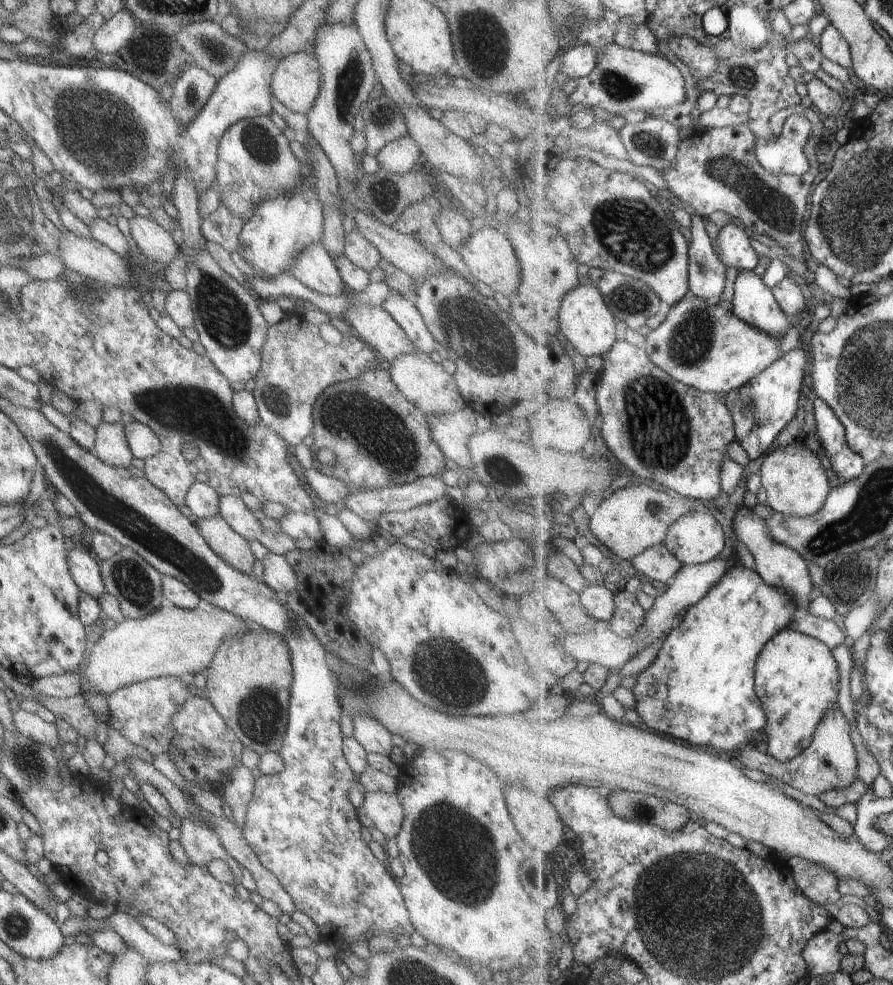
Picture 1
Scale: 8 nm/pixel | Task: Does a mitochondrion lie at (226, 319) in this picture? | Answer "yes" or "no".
yes

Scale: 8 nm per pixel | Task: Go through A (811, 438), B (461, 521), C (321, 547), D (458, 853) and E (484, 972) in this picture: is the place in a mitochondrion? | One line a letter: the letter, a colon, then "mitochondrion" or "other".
A: other
B: other
C: other
D: mitochondrion
E: other

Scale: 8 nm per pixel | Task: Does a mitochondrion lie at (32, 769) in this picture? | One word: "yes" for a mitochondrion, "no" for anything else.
yes

